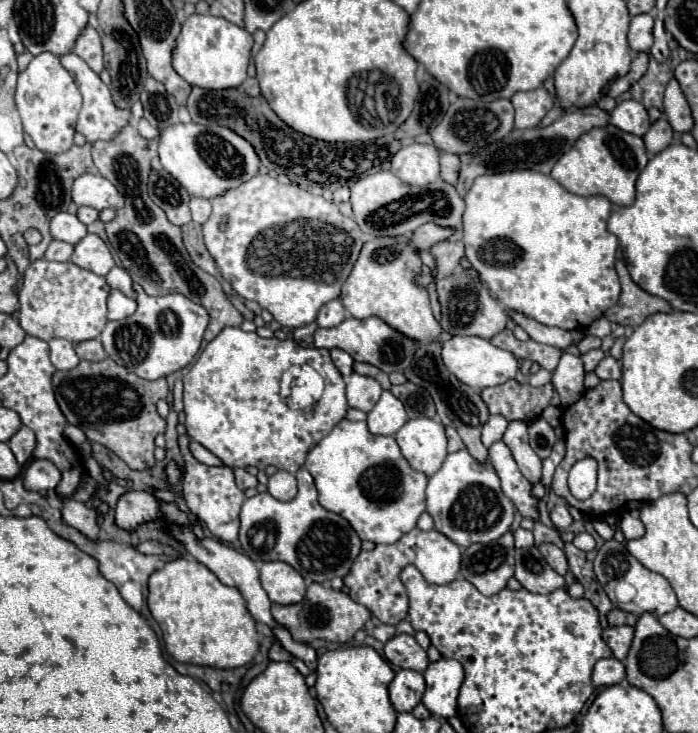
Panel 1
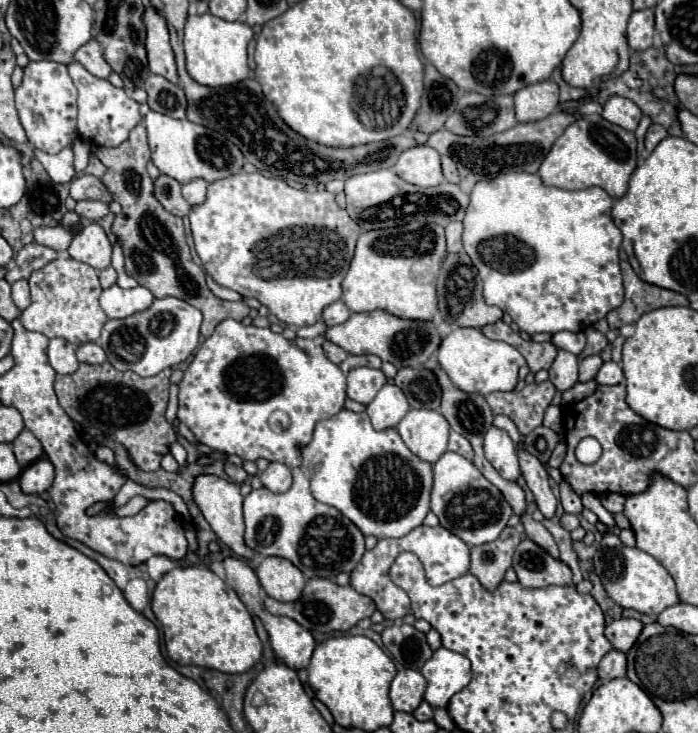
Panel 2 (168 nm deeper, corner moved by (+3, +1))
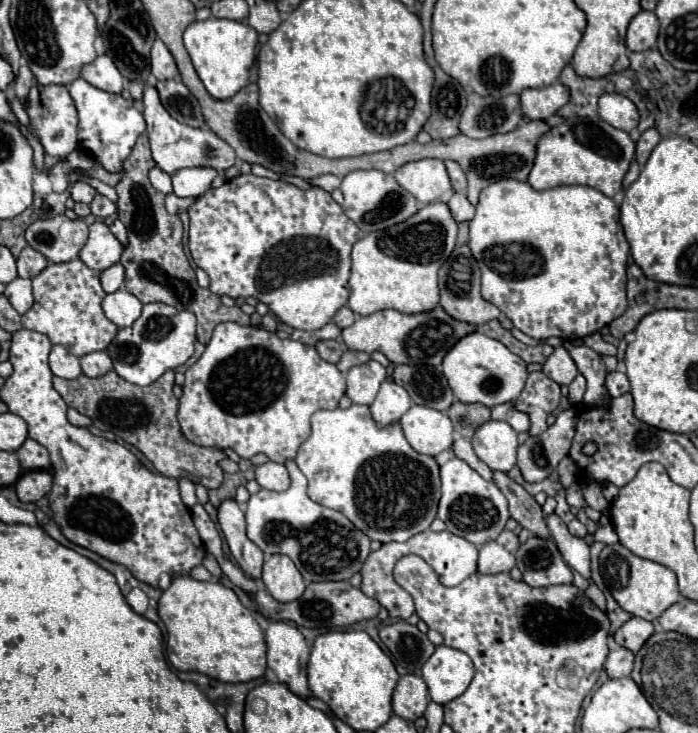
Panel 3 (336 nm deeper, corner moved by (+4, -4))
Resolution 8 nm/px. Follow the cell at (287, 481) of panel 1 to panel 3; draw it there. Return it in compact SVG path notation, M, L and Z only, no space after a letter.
M267 462L263 466L255 468L255 480L259 482L261 488L283 492L289 488L289 474L283 464L277 462Z

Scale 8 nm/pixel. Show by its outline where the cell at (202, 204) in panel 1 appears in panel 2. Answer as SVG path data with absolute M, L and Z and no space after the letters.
M192 179L182 185L182 195L190 205L198 205L206 197L206 181L204 179Z

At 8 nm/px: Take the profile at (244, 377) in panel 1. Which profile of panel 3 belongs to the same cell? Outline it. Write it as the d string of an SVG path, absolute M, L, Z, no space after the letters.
M221 322L219 326L215 326L213 330L213 338L211 342L207 344L205 352L201 354L201 358L191 364L185 372L185 384L183 384L183 396L179 398L179 412L177 412L177 418L179 418L179 424L181 424L181 430L185 434L187 440L199 444L199 446L213 446L213 448L231 448L235 450L241 458L253 458L255 454L265 454L271 462L279 462L279 464L285 464L287 460L295 460L295 454L299 450L299 446L309 438L309 432L311 432L311 424L309 424L309 418L313 412L317 410L335 410L339 408L339 400L341 396L345 394L345 376L337 370L335 364L329 364L325 360L321 360L321 356L317 354L315 346L307 346L307 344L301 344L301 342L295 342L291 338L283 340L279 338L277 334L273 332L267 332L263 328L253 328L253 326L241 326L237 322Z

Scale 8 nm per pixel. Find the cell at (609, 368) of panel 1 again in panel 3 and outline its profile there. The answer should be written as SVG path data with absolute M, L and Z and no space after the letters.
M615 370L615 372L609 372L607 378L605 378L605 388L607 392L615 398L615 396L621 396L625 392L629 392L629 380L623 372Z

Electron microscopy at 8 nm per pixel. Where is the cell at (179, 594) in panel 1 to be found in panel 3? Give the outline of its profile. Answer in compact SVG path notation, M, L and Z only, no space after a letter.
M175 576L159 598L159 616L167 628L167 658L177 671L201 672L221 682L249 682L265 674L265 636L253 612L241 604L237 594L221 582L199 582L191 576Z

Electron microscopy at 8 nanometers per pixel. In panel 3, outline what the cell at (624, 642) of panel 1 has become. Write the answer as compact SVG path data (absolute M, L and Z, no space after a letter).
M633 616L613 634L613 640L631 652L637 652L653 632L655 632L655 626L651 622Z

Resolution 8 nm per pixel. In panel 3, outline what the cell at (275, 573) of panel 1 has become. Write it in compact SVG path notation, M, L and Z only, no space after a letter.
M273 554L269 560L265 560L261 580L277 602L293 602L305 592L301 572L295 568L291 558L283 554Z

